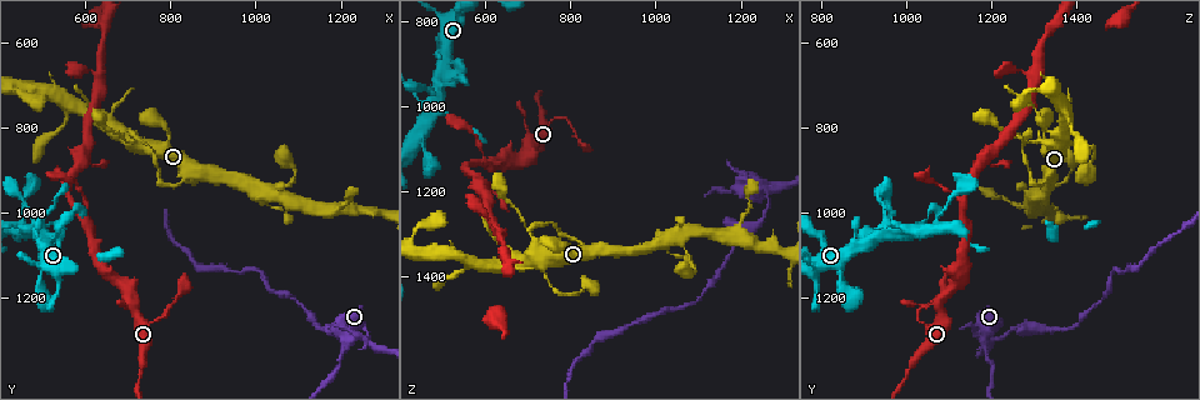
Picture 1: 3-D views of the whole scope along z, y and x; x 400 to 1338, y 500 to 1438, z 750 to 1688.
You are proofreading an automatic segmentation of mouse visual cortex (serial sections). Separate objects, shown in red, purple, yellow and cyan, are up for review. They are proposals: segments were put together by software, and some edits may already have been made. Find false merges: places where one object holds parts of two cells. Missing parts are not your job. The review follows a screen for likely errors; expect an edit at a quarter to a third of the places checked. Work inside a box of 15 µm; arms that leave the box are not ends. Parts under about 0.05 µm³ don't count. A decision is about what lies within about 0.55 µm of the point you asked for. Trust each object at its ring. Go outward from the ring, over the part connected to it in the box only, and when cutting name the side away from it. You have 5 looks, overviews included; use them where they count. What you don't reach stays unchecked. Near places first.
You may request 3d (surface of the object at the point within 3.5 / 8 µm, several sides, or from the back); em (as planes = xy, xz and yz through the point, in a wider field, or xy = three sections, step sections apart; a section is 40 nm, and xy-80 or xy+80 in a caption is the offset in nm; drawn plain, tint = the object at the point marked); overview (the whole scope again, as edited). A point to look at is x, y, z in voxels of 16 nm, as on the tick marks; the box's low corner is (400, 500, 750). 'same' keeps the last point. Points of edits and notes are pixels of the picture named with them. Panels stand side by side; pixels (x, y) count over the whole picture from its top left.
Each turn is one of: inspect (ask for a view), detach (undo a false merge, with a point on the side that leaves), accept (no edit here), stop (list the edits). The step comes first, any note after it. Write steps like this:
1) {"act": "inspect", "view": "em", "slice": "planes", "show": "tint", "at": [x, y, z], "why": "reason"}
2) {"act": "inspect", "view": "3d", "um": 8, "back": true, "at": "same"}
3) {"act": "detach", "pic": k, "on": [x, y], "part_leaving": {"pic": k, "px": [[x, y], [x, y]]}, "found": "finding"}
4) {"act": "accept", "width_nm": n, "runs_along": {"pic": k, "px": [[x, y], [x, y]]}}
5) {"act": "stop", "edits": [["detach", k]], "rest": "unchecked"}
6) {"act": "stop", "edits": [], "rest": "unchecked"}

{"act": "inspect", "view": "3d", "um": 8, "at": [485, 1040, 975], "why": "abrupt turn"}

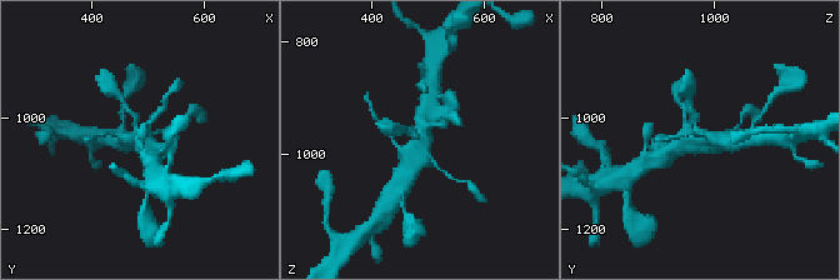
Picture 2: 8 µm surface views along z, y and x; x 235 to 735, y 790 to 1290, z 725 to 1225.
{"act": "inspect", "view": "3d", "um": 3.5, "at": [485, 1035, 975]}

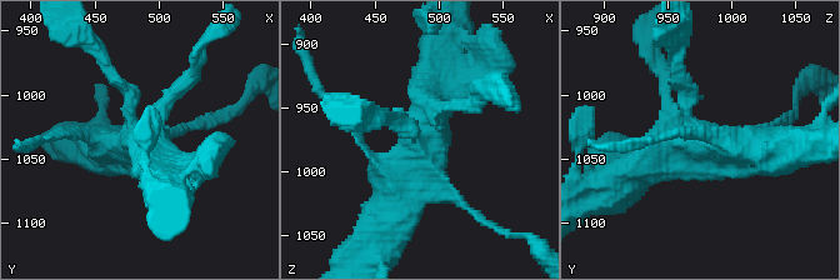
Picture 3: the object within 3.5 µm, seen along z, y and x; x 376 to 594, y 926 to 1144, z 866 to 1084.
{"act": "accept", "runs_along": {"pic": 3, "px": [[439, 64], [420, 158], [389, 209]]}, "found": "one cell here"}

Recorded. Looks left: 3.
{"act": "inspect", "view": "3d", "um": 3.5, "at": [825, 920, 1320], "why": "sudden change in width"}

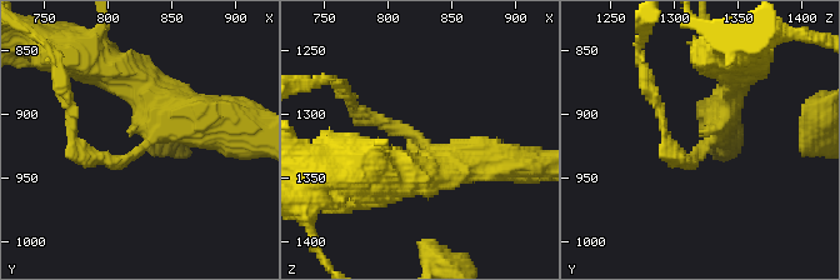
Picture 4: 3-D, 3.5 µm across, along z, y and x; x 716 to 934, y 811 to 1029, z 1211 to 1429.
{"act": "inspect", "view": "em", "slice": "xy", "step": 3, "show": "tint", "at": [830, 926, 1326], "arm_widths_nm": [200, 400], "why": "now the EM"}

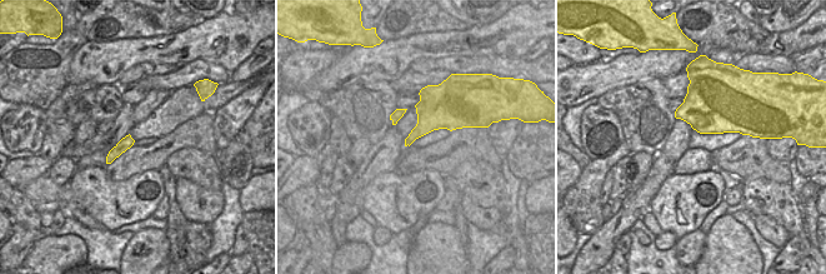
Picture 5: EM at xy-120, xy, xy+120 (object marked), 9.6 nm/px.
{"act": "detach", "pic": 4, "on": [91, 154], "part_leaving": {"pic": 4, "px": [[131, 156], [85, 156], [66, 95]]}, "found": "two cells meet here"}

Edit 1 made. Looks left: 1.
{"act": "stop", "edits": [["detach", 4]], "rest": "unchecked"}

